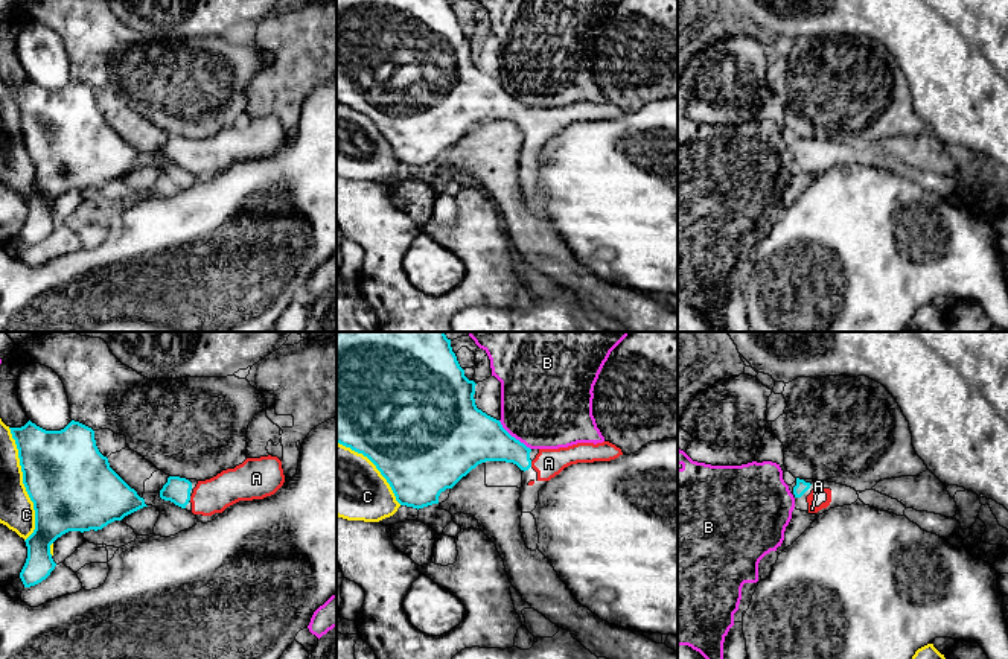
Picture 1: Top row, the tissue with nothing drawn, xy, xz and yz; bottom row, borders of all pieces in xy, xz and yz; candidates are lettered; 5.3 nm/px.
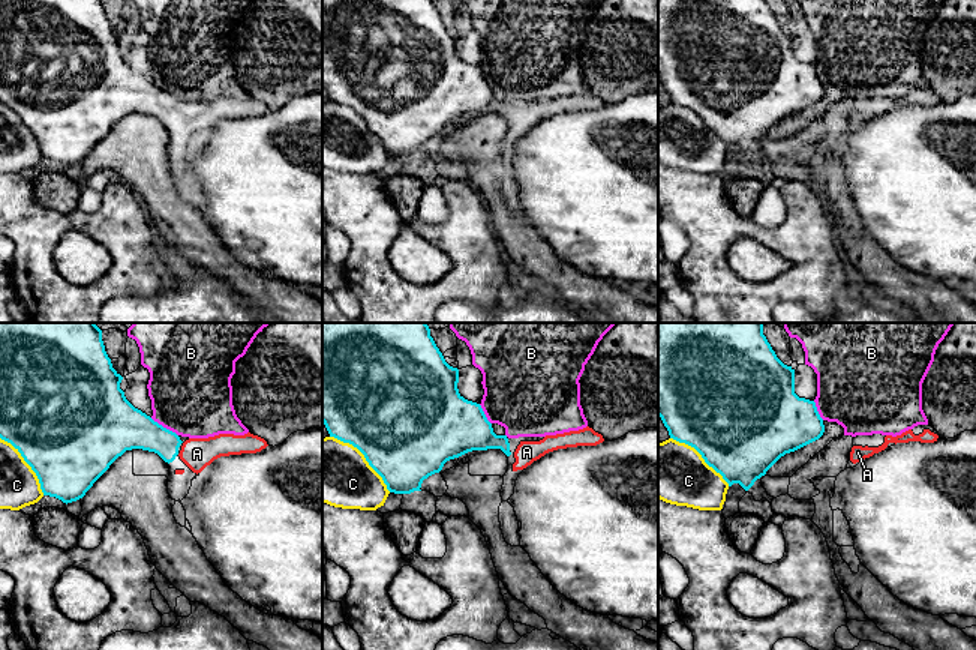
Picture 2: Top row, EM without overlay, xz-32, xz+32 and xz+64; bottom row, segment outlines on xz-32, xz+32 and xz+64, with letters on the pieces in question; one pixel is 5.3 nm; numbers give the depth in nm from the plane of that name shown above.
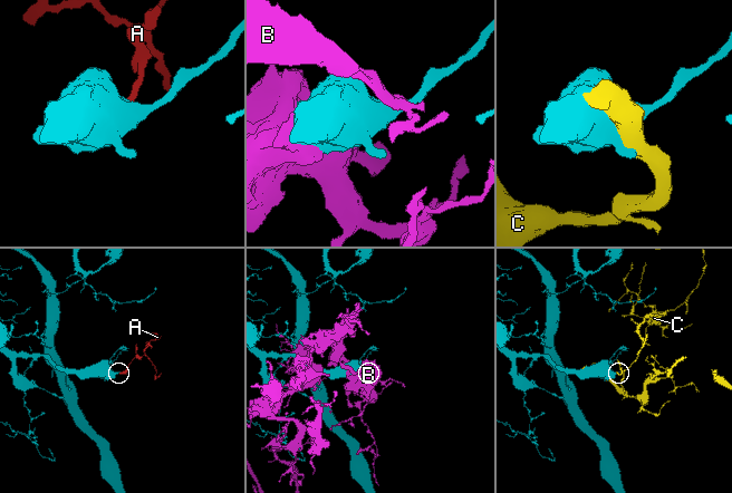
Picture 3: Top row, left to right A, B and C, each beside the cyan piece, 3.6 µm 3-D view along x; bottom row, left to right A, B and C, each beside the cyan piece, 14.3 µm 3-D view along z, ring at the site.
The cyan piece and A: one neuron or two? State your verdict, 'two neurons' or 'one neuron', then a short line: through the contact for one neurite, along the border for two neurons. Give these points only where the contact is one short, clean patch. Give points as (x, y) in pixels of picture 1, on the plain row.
one neuron; line xz (489, 101), (513, 110), (530, 124), (548, 122)

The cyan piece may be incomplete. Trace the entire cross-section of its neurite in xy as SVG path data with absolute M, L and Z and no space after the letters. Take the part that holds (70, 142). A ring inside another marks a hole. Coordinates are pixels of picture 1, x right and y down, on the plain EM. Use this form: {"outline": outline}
{"outline": "M30 79L21 87L9 87L18 108L23 143L33 161L35 189L24 199L27 218L20 231L24 247L46 239L56 222L50 204L69 190L102 189L114 180L148 166L111 126L94 99L94 90L72 79L61 90L46 90Z"}

